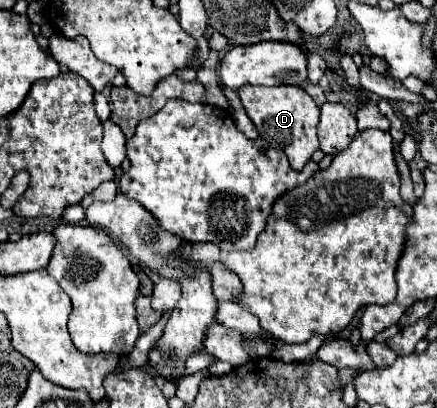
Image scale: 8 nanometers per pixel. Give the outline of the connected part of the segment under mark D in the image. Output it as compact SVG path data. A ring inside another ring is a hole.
M242 85L238 89L238 95L242 99L242 105L256 125L260 137L270 145L286 153L290 165L294 169L302 169L306 161L312 157L312 153L318 149L318 119L320 109L312 101L312 97L296 85L278 85L278 87L254 87L254 85Z

